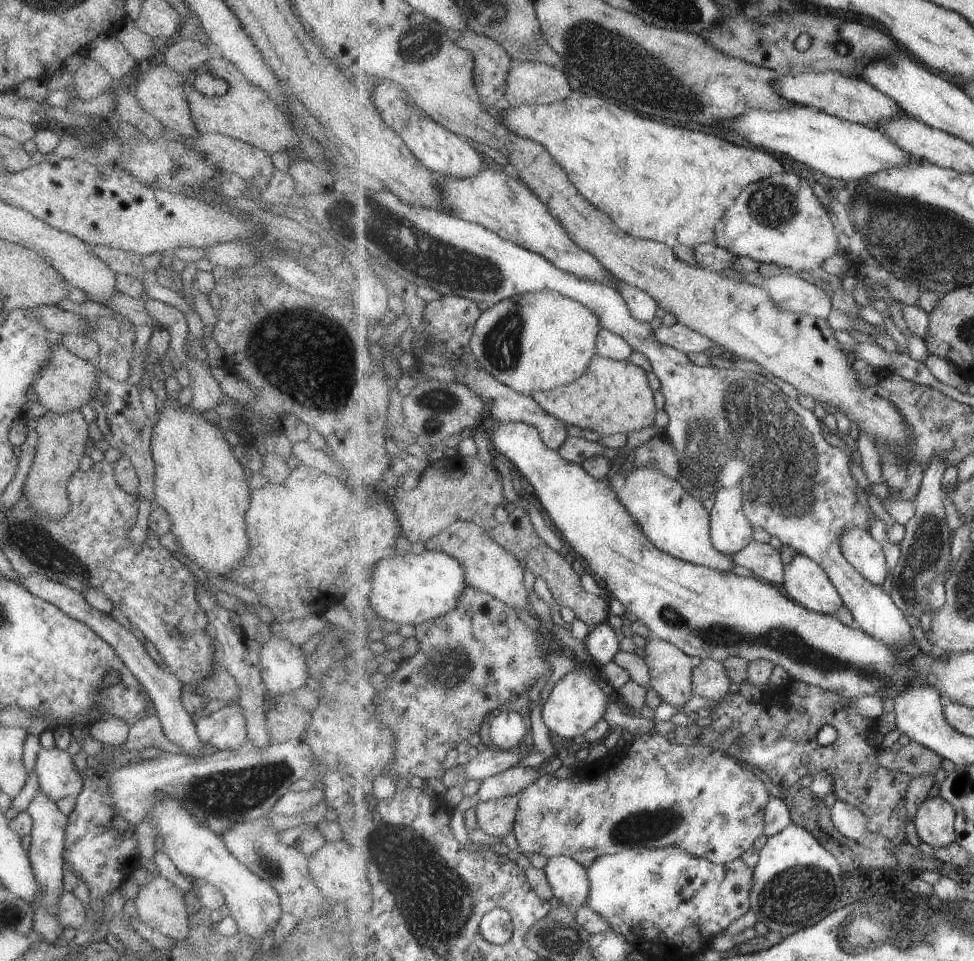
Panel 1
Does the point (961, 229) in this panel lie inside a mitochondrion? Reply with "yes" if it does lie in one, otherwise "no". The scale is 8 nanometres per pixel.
no

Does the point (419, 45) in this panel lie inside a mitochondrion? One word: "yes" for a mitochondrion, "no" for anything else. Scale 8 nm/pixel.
yes

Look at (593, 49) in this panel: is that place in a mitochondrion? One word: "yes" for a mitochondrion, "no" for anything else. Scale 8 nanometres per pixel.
yes

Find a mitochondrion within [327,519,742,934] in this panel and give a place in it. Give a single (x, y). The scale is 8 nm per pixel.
(451, 666)

